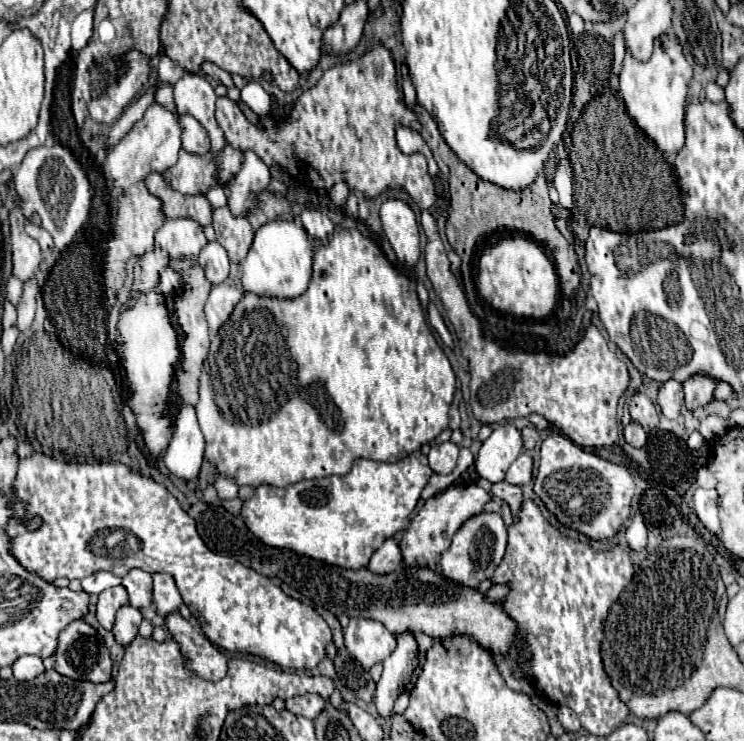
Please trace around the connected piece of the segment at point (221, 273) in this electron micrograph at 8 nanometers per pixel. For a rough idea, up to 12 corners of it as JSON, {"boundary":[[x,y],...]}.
{"boundary":[[217,240],[209,242],[199,264],[211,284],[229,276],[227,250]]}

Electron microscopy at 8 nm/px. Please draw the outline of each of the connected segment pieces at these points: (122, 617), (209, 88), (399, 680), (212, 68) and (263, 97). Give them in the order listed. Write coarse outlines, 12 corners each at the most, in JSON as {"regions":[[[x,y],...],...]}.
{"regions":[[[133,606],[117,610],[113,634],[127,646],[139,630],[141,612]],[[187,72],[175,84],[177,112],[203,124],[211,154],[225,148],[213,84]],[[397,634],[383,664],[375,704],[391,716],[395,700],[419,666],[415,634]],[[203,64],[205,72],[213,82],[233,88],[229,72],[215,64]],[[257,82],[241,88],[241,100],[259,116],[273,112],[269,94]]]}

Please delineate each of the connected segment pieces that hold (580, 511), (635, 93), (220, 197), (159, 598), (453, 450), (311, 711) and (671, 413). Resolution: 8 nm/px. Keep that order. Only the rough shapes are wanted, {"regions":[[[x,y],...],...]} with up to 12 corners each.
{"regions":[[[563,434],[543,440],[535,492],[559,522],[611,540],[627,468]],[[679,40],[639,62],[625,52],[619,92],[665,152],[685,142],[693,68]],[[219,184],[209,188],[211,206],[227,204],[225,188]],[[153,574],[153,604],[161,616],[181,602],[171,574]],[[433,444],[429,466],[435,474],[451,474],[459,446]],[[317,694],[293,696],[285,709],[313,720],[323,710]],[[667,380],[657,398],[667,418],[677,418],[683,408],[683,384]]]}

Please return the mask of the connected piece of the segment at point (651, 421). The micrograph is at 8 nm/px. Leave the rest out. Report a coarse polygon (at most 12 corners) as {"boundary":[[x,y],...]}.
{"boundary":[[635,392],[629,414],[645,432],[659,424],[657,408],[645,392]]}

